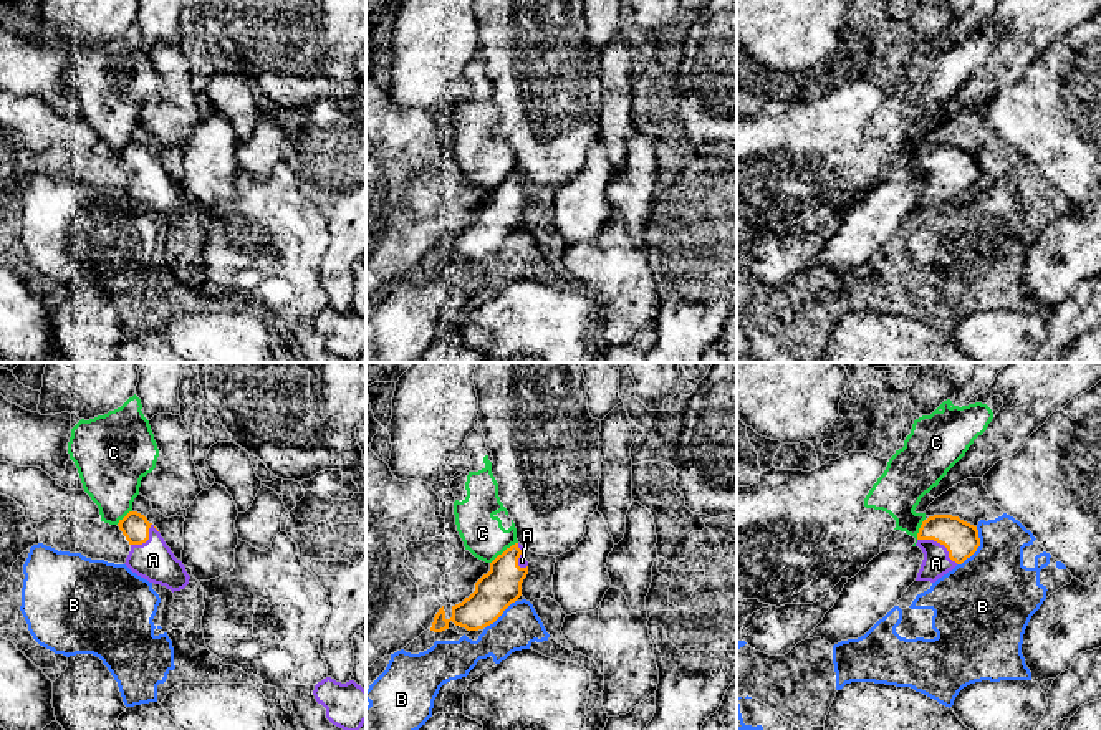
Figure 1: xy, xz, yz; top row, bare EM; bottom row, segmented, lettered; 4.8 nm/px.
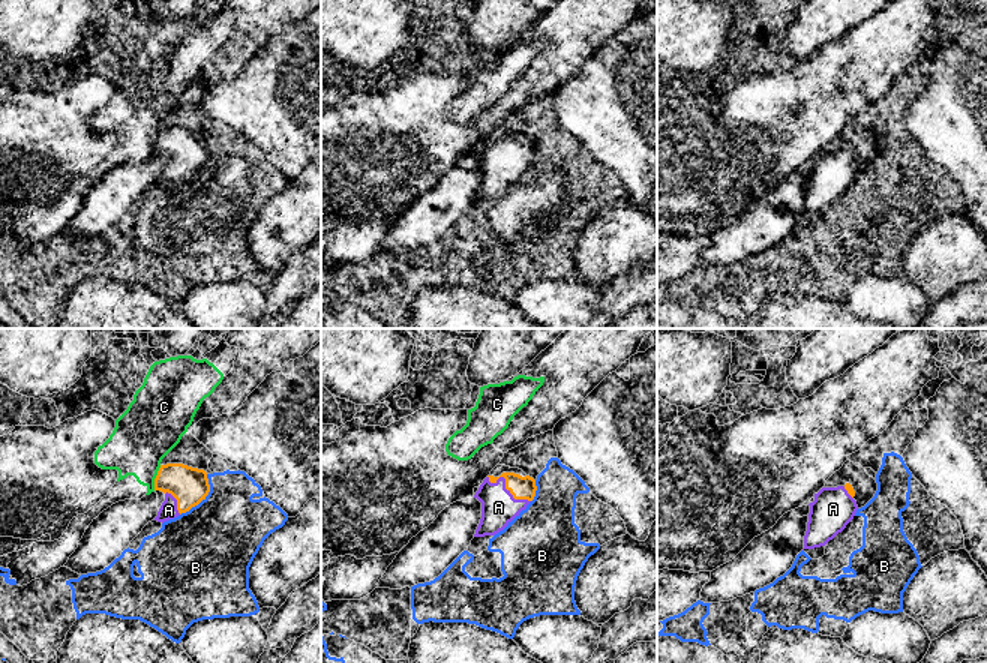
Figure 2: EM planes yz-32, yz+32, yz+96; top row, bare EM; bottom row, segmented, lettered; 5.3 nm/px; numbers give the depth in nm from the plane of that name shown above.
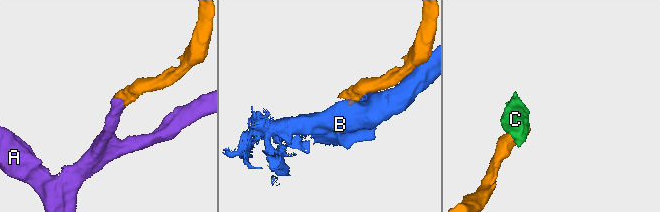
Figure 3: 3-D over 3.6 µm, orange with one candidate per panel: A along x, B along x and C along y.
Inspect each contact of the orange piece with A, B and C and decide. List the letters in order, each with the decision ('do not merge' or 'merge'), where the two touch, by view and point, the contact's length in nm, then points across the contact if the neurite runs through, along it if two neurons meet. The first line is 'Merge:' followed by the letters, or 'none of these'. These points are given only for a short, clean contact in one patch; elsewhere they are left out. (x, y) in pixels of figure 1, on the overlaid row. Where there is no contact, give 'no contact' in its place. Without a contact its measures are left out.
Merge: A
A: merge | yz (941, 543) | 240 nm | across yz (961, 538), (941, 543), (941, 557), (936, 563)
B: do not merge | yz (977, 547) | 220 nm
C: do not merge | xz (505, 550) | 170 nm | along xz (517, 542), (490, 563)

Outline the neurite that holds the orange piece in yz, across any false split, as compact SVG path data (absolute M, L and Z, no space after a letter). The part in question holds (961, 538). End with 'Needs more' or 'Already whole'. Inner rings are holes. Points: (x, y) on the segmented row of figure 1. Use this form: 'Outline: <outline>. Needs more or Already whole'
Outline: M934 515L922 521L917 543L924 553L916 581L935 583L962 564L980 546L977 526L952 515Z. Needs more

